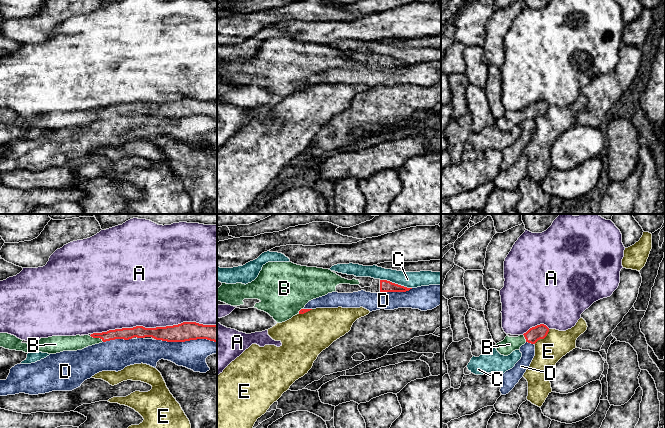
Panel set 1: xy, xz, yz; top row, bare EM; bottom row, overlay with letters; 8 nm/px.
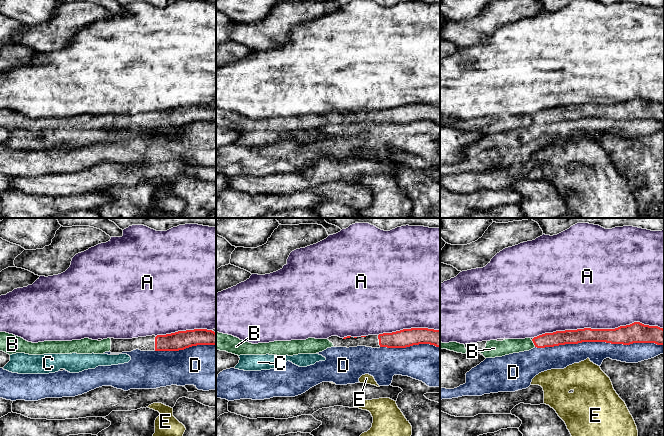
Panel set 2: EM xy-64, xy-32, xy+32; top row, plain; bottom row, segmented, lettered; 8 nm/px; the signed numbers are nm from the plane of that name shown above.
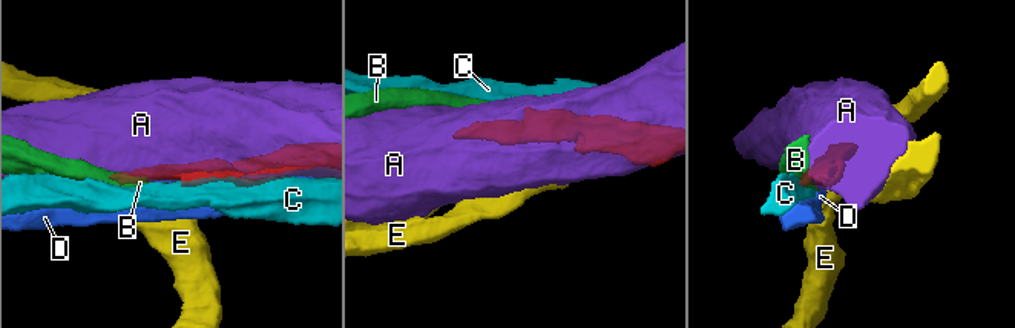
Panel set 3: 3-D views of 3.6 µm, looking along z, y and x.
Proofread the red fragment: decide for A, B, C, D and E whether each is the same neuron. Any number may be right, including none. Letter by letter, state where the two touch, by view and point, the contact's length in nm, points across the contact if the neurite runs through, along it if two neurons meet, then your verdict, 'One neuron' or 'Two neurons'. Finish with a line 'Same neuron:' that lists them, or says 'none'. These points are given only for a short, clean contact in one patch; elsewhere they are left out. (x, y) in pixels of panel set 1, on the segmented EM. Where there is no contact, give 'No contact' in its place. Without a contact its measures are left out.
A: Touches red at xy (153, 328). Shared border 1000 nm. Two neurons
B: Touches red at xy (97, 337). Shared border 120 nm. Path across: xy (125, 333), (97, 337), (82, 342), (67, 343). One neuron
C: Touches red at xz (396, 284). Shared border 260 nm. Two neurons
D: Touches red at xy (186, 340). Shared border 480 nm. Two neurons
E: Touches red at yz (543, 338). Shared border 180 nm. Two neurons
Same neuron: B

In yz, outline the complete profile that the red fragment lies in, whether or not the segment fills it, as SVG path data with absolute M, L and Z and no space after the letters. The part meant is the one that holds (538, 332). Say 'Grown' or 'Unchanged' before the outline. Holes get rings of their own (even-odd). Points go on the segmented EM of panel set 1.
Grown. M540 324L530 328L526 333L518 337L509 337L507 335L503 341L496 344L495 348L501 355L508 356L513 351L519 350L526 342L535 344L538 340L544 339L548 332L549 328L544 324Z

